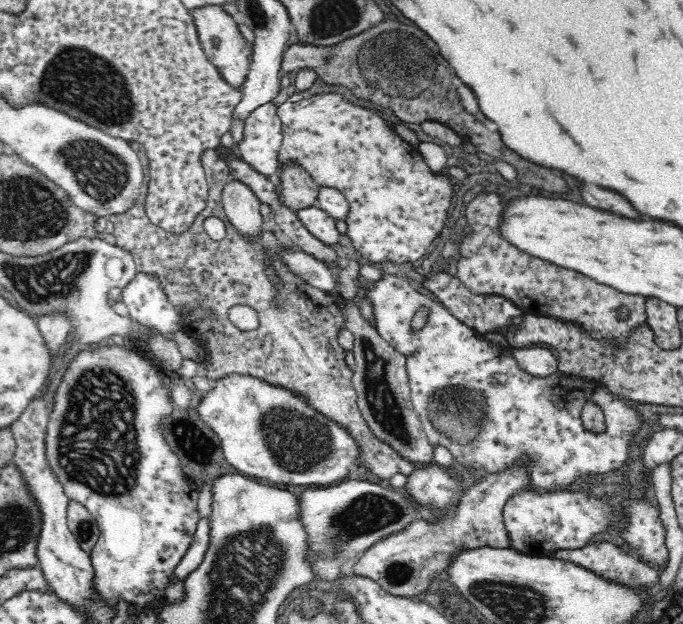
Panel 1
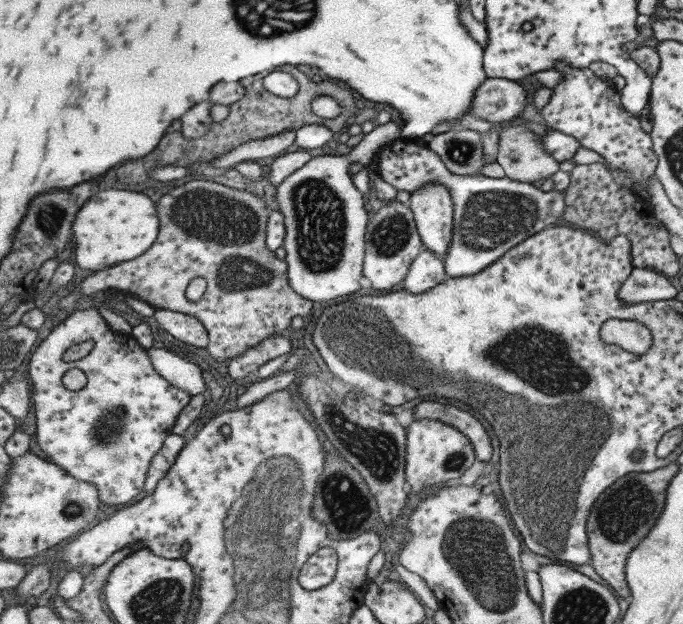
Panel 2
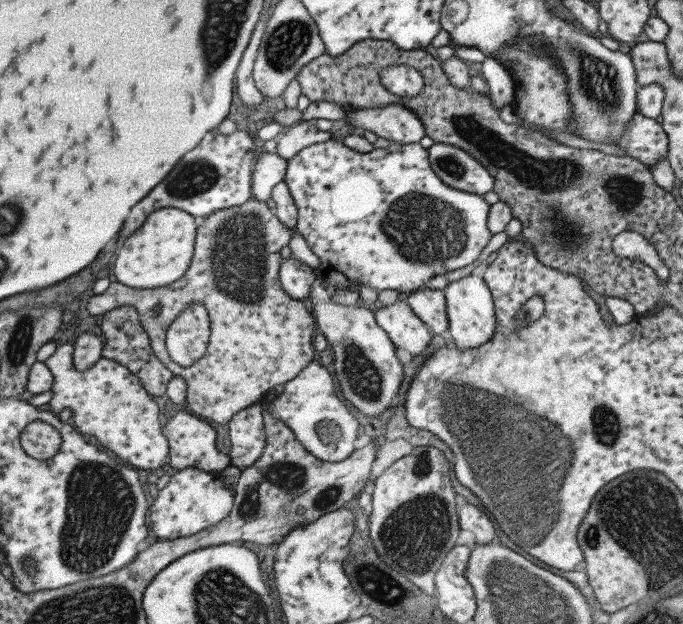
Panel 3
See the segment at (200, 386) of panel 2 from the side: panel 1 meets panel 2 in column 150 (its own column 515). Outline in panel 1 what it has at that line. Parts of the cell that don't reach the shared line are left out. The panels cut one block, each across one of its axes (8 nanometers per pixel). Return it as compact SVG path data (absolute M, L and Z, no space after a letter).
M547 346L509 347L512 357L520 370L534 377L547 377L557 372L556 358L548 351Z

